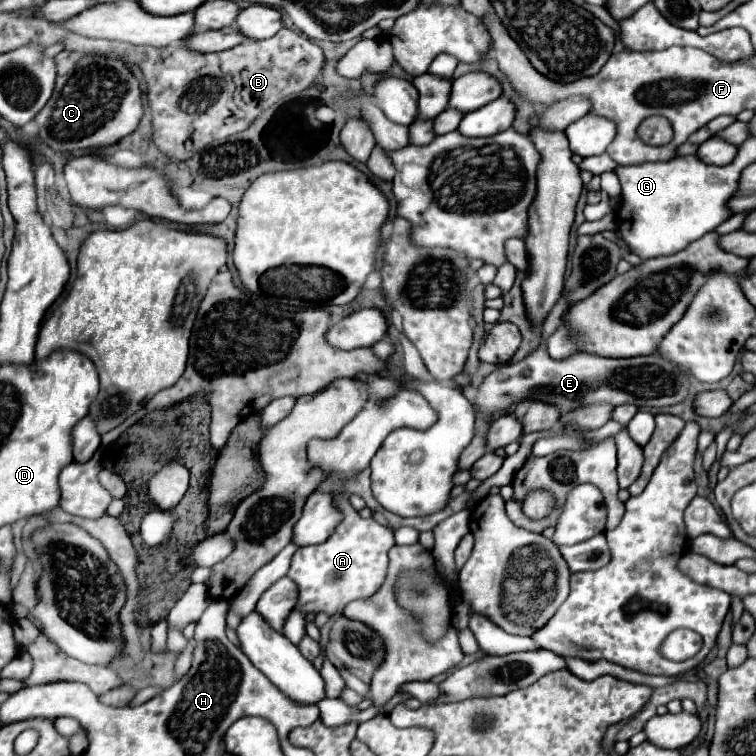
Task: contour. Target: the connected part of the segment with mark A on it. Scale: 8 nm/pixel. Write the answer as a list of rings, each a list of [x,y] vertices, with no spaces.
[[[338,490],[332,492],[334,506],[342,512],[342,520],[324,542],[322,548],[298,548],[292,556],[288,576],[298,584],[298,602],[294,610],[304,614],[340,614],[346,604],[370,598],[386,580],[388,550],[394,546],[394,534],[376,520],[366,520],[354,510],[348,496]]]

